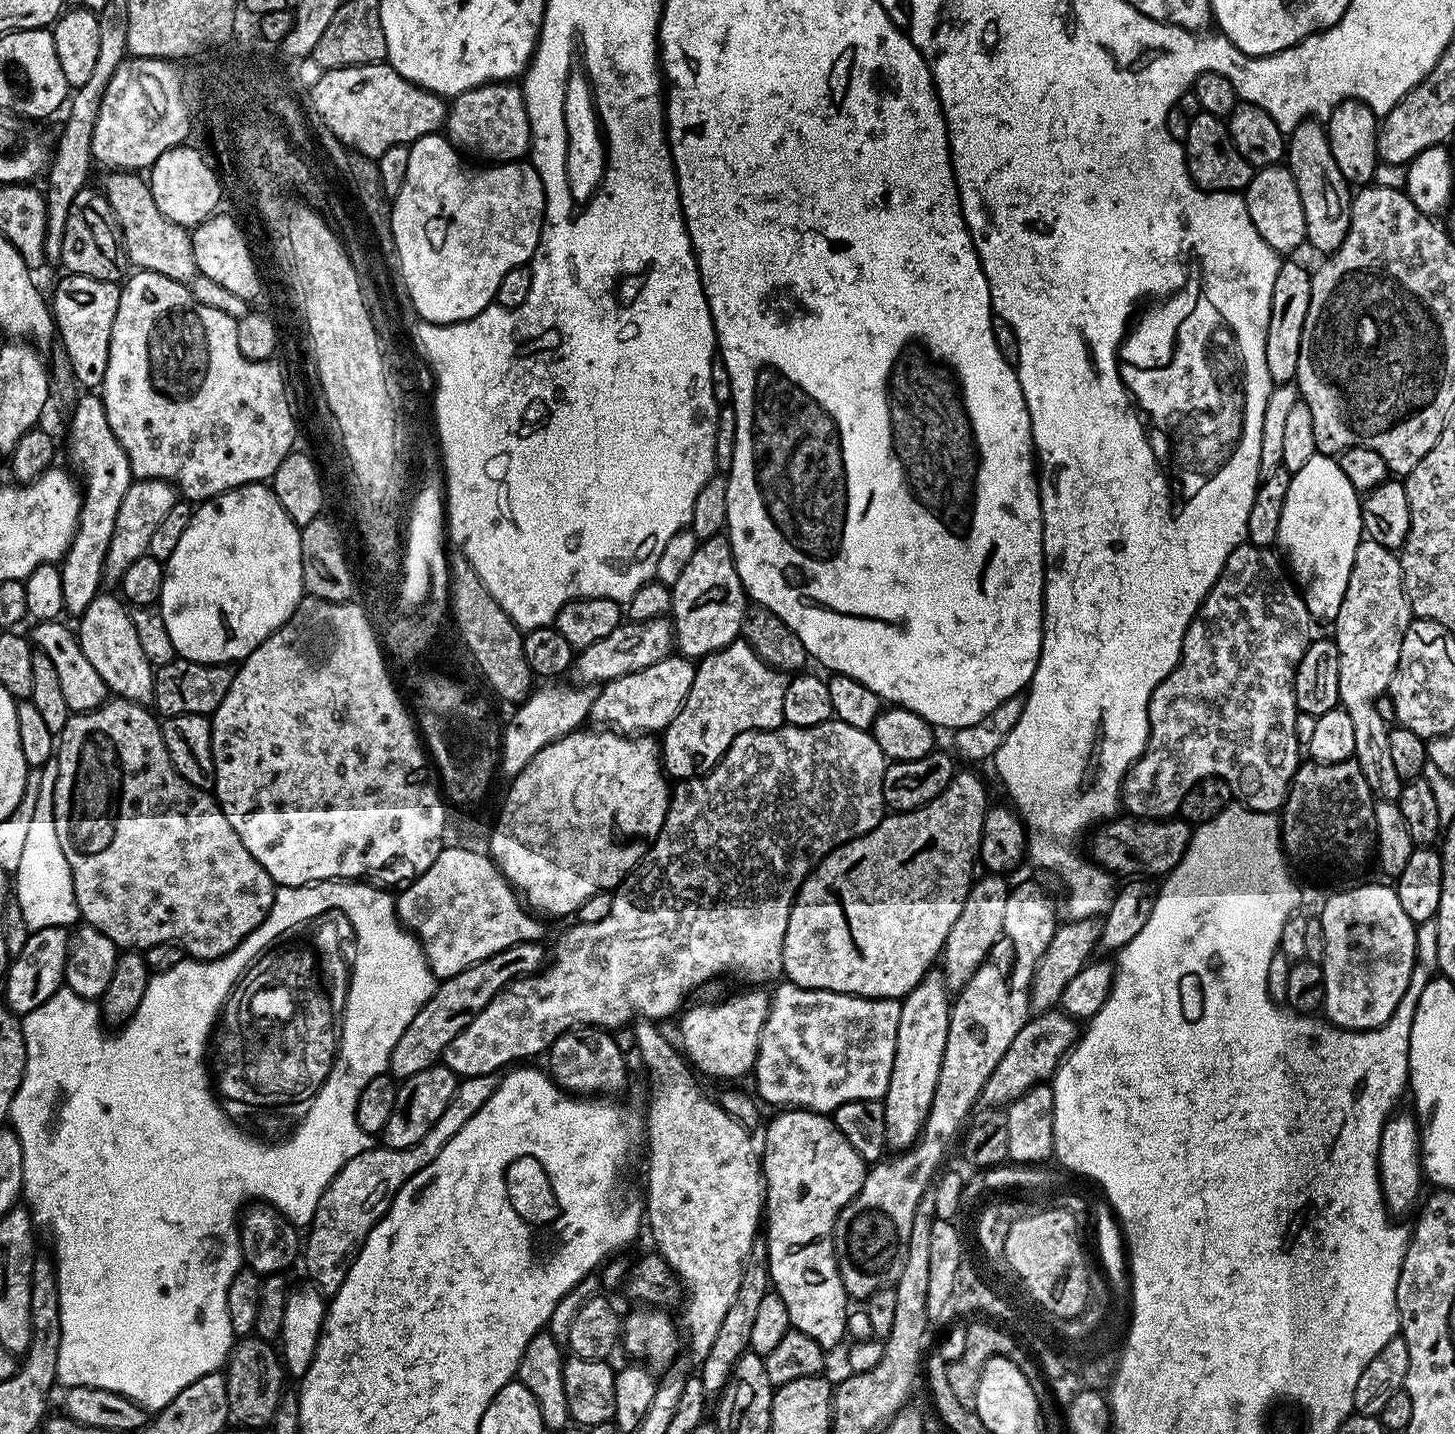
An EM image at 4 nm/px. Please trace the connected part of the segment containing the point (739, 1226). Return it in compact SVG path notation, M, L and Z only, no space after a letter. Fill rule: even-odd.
M643 1018L637 1019L631 1025L632 1032L636 1035L636 1048L640 1051L640 1056L644 1059L644 1064L648 1067L650 1075L656 1079L656 1085L652 1088L652 1102L648 1106L648 1116L646 1112L646 1148L648 1144L648 1200L646 1196L646 1228L652 1231L652 1240L656 1243L655 1251L659 1253L665 1262L675 1272L675 1276L682 1285L686 1293L684 1306L684 1324L682 1320L682 1332L688 1335L688 1356L695 1362L703 1362L706 1354L710 1354L710 1346L714 1346L714 1337L718 1335L718 1330L722 1327L722 1318L726 1318L726 1310L730 1310L730 1302L734 1302L734 1294L738 1294L738 1282L740 1275L744 1273L744 1266L749 1256L752 1255L752 1246L757 1243L756 1231L762 1228L762 1213L766 1208L766 1185L762 1171L762 1160L758 1155L758 1148L752 1145L753 1133L744 1128L726 1110L720 1108L715 1099L707 1100L702 1089L696 1085L693 1069L689 1067L683 1059L676 1057L674 1049L668 1045L668 1040L659 1032L657 1025L653 1021Z

